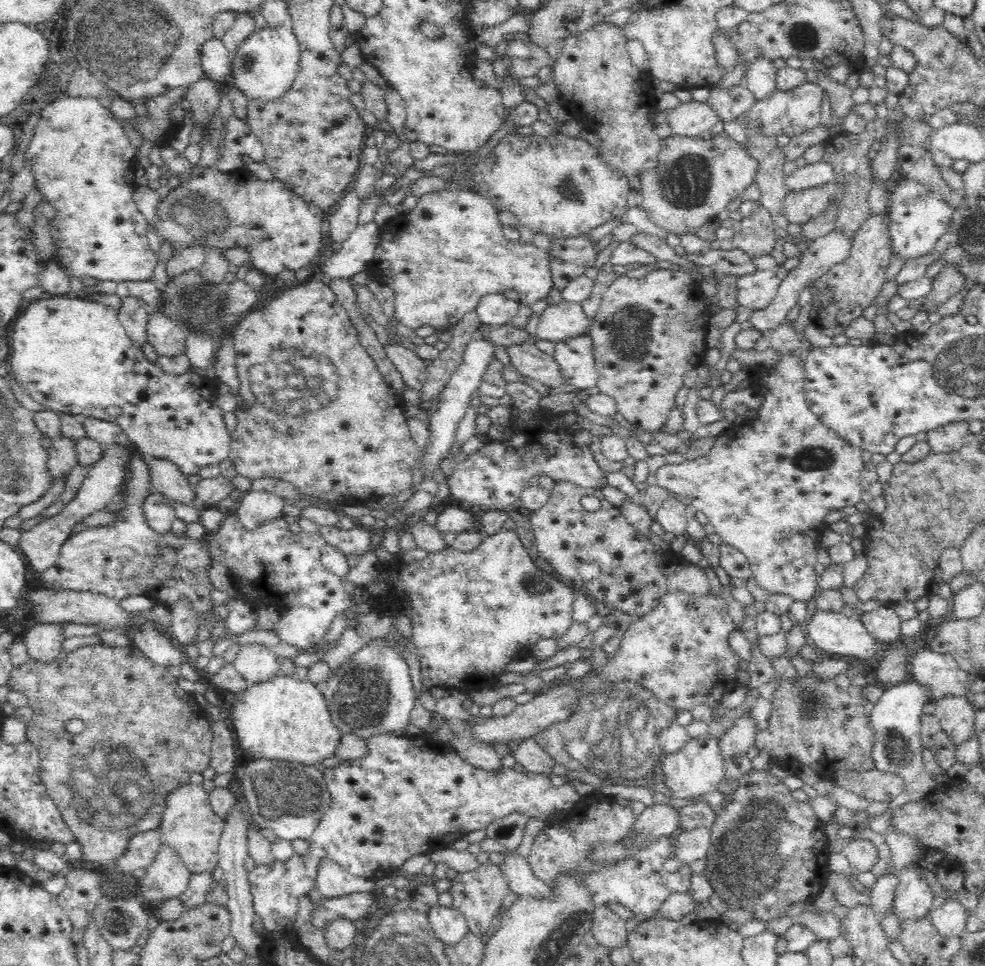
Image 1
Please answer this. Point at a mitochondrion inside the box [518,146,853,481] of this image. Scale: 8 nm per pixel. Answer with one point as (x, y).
(629, 331)

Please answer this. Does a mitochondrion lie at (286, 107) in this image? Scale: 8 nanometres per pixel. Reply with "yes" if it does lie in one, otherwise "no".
no

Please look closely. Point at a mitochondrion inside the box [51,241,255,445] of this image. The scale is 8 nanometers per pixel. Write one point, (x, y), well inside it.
(191, 301)

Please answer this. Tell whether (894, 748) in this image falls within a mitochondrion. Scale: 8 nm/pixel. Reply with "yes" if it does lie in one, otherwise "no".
yes

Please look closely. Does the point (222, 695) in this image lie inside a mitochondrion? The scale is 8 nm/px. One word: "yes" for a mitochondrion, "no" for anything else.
no

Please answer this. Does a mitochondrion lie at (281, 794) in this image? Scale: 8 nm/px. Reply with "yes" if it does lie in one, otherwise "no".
yes

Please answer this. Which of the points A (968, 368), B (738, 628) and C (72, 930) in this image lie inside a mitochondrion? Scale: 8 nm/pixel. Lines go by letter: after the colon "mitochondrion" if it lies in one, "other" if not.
A: mitochondrion
B: other
C: other

